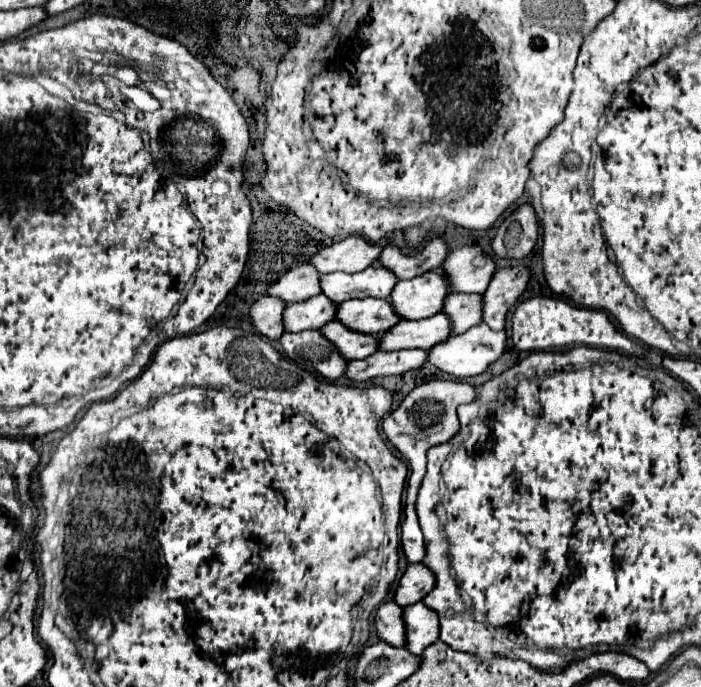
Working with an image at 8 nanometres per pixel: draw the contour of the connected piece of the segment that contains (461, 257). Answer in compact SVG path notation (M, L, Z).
M462 246L446 256L442 274L452 292L482 294L494 276L494 266L494 260L480 246Z

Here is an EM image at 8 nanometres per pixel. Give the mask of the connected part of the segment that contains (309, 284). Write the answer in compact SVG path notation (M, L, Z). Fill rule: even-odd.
M308 264L296 266L292 270L284 272L284 276L266 290L266 296L280 298L286 304L308 300L308 298L320 294L318 278L320 278L320 274L314 268L310 268Z

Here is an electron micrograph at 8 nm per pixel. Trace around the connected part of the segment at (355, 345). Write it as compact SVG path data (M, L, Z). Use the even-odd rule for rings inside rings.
M334 320L330 324L324 324L320 332L322 336L326 336L326 340L330 340L338 348L338 352L346 360L362 360L374 354L378 348L378 336L350 332L342 324L336 324Z

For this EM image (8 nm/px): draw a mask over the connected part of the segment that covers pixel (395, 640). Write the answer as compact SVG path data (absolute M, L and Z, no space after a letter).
M392 600L380 604L374 618L376 634L382 642L390 646L402 646L406 642L406 628L402 622L402 608Z

